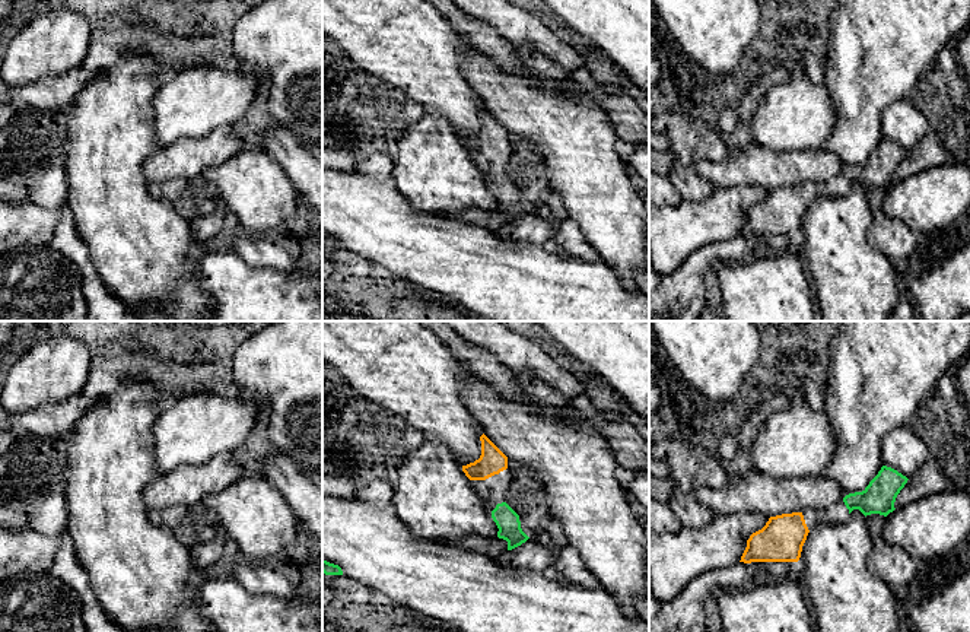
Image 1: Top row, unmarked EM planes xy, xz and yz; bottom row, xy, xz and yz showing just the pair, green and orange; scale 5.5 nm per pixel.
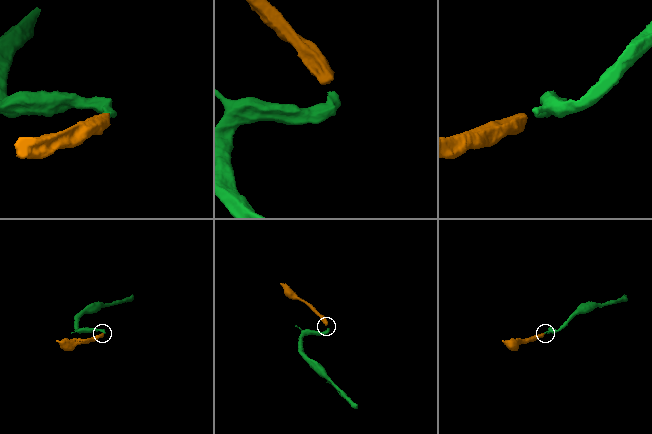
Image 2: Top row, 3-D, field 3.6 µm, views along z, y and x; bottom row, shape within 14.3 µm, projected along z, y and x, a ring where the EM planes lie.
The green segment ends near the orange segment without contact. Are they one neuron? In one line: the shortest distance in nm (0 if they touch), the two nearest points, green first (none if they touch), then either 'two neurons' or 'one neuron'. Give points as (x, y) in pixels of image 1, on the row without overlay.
150 nm apart; from green across xz (498, 177), (484, 152); one neuron

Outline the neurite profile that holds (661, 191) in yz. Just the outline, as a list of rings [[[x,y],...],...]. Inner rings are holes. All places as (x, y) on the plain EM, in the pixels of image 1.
[[[649,172],[649,204],[678,206],[684,200],[668,177]]]

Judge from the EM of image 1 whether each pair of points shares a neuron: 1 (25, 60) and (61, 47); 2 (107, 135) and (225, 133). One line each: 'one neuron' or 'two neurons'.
1: one neuron
2: two neurons

